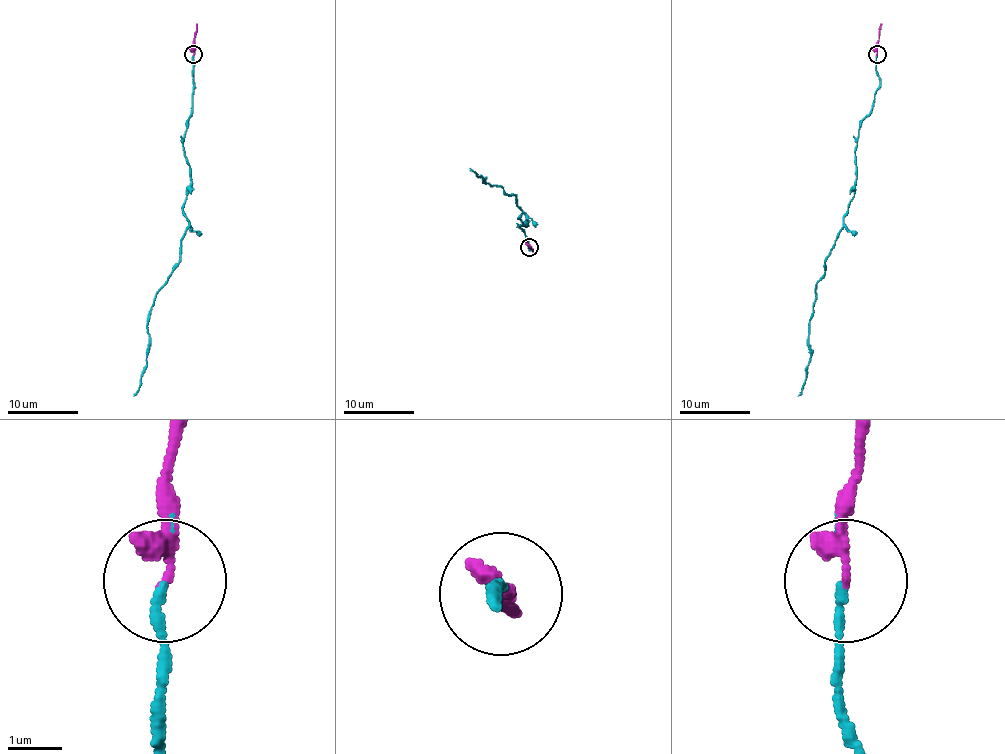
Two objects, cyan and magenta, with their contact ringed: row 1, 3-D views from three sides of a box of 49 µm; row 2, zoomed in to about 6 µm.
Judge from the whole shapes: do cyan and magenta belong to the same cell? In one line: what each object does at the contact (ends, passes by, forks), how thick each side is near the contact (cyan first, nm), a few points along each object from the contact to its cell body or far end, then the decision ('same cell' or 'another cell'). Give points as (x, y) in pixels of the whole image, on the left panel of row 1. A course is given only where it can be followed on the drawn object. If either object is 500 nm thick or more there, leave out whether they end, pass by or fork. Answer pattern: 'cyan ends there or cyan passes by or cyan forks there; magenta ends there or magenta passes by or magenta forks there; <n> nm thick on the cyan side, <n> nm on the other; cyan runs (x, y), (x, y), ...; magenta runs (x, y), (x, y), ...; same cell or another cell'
cyan ends there; magenta passes by; 160 nm thick on the cyan side, 170 nm on the other; cyan runs (194, 56), (192, 112), (183, 138), (189, 227), (178, 266), (157, 292), (146, 322), (150, 347), (134, 396); magenta runs (194, 54), (197, 24); same cell

